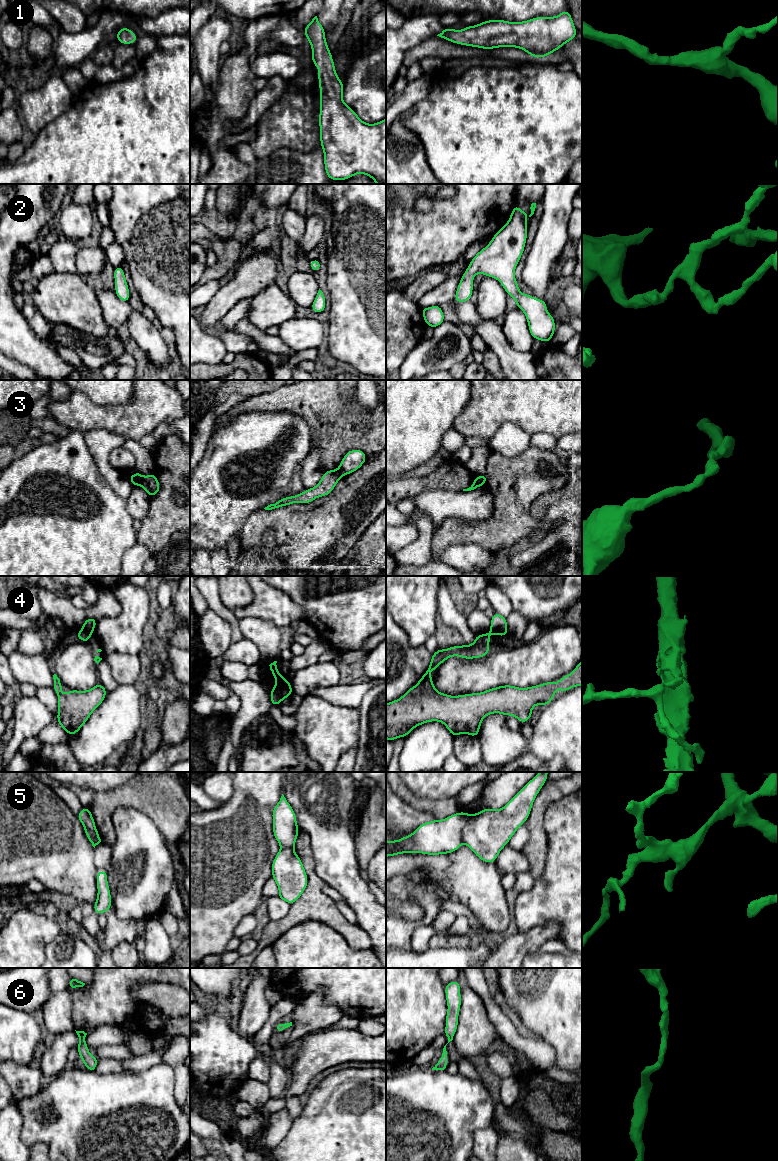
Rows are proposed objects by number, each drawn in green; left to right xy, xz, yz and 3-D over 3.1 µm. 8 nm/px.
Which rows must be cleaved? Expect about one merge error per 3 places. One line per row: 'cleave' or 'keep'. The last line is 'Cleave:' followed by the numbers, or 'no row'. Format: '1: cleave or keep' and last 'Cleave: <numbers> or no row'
1: keep
2: keep
3: cleave
4: cleave
5: cleave
6: keep
Cleave: 3, 4, 5

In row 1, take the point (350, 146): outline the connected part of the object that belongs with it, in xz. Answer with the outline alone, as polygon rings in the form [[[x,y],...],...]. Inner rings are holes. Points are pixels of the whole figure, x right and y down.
[[[317,16],[303,32],[312,48],[311,60],[319,69],[320,143],[329,180],[347,180],[360,173],[370,176],[376,184],[386,184],[386,118],[375,124],[366,124],[343,102],[343,82],[335,71],[332,54],[325,39],[325,30]]]

